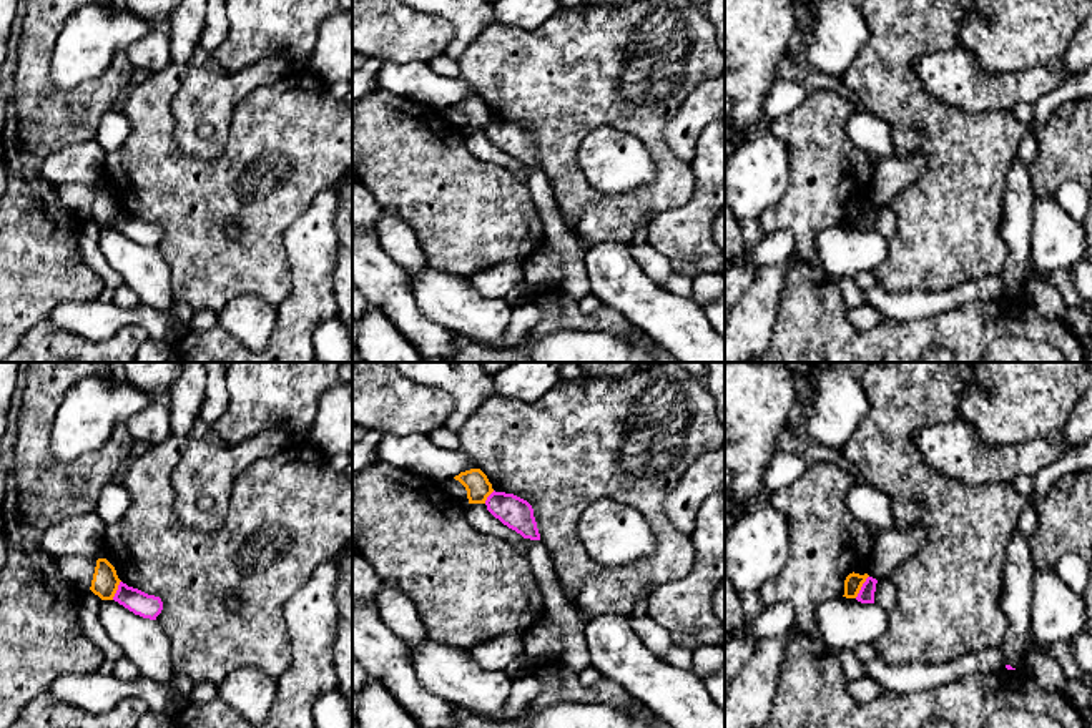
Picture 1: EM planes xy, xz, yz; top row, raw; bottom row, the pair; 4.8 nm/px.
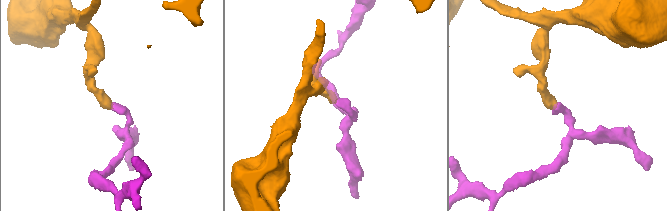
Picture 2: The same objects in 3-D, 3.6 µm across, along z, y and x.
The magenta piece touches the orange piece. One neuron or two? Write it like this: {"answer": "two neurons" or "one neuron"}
{"answer": "two neurons"}

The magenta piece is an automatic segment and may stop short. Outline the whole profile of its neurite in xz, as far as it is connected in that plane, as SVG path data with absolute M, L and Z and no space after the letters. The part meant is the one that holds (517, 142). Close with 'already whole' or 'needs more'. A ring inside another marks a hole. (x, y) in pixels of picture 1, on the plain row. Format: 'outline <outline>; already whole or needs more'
outline M492 120L485 128L487 138L504 153L520 161L524 166L540 168L532 133L505 120Z; already whole

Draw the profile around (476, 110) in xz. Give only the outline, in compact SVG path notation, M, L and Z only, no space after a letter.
M470 96L454 105L465 118L469 131L485 131L487 125L494 120L492 111L480 96Z

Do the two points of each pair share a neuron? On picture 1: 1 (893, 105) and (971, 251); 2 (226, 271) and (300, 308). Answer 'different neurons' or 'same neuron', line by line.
1: same neuron
2: different neurons

